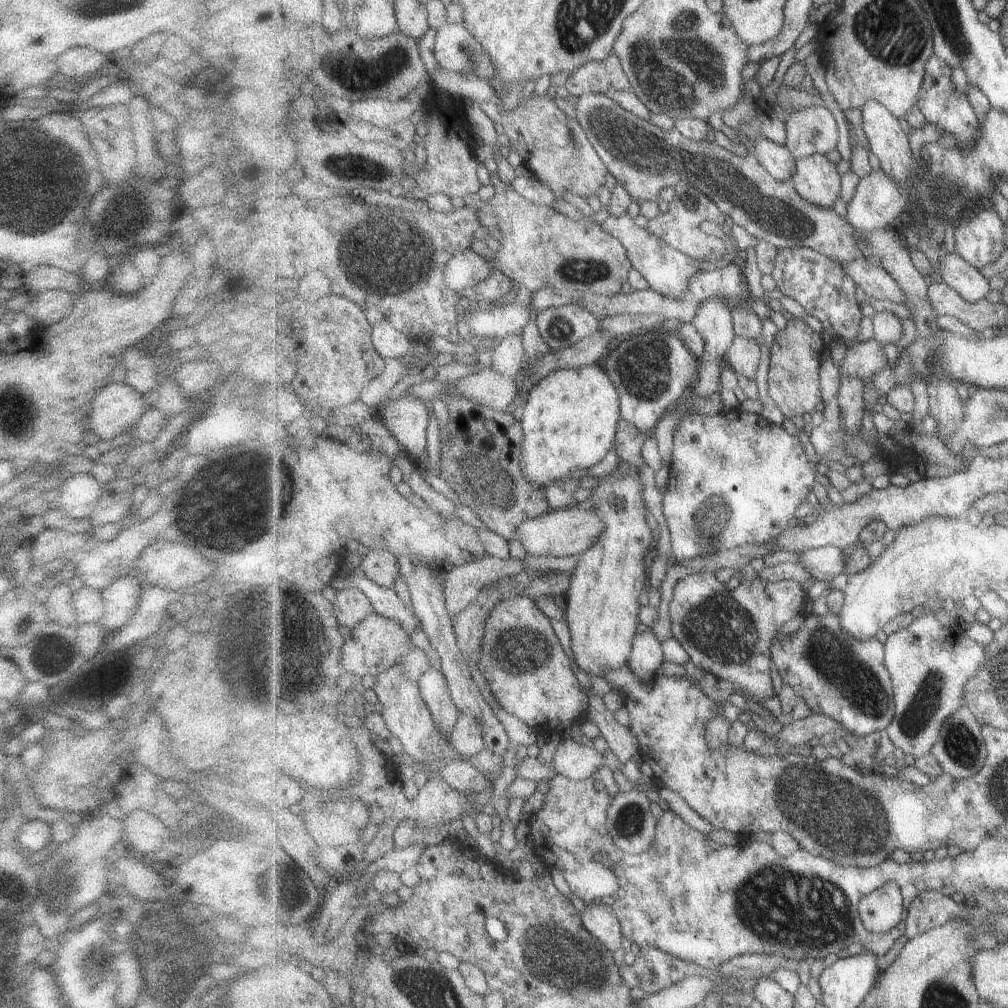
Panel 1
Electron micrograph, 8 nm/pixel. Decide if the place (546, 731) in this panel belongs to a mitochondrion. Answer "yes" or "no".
no

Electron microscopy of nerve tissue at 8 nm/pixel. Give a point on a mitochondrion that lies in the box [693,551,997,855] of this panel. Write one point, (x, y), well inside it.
(864, 688)

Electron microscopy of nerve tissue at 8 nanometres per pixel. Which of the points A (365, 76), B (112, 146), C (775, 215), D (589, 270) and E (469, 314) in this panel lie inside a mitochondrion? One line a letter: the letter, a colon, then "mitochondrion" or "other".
A: mitochondrion
B: other
C: mitochondrion
D: mitochondrion
E: other

